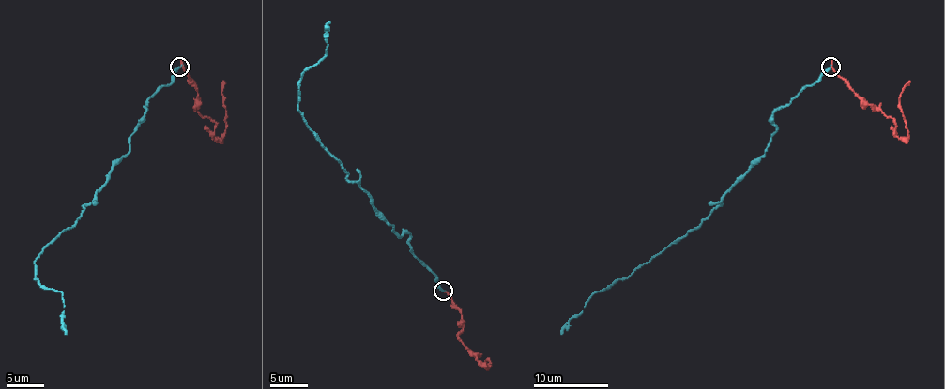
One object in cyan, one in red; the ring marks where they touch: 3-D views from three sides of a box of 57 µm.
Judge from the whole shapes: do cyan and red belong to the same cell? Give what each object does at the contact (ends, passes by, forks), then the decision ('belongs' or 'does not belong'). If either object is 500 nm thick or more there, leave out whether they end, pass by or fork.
cyan ends; red ends; does not belong

